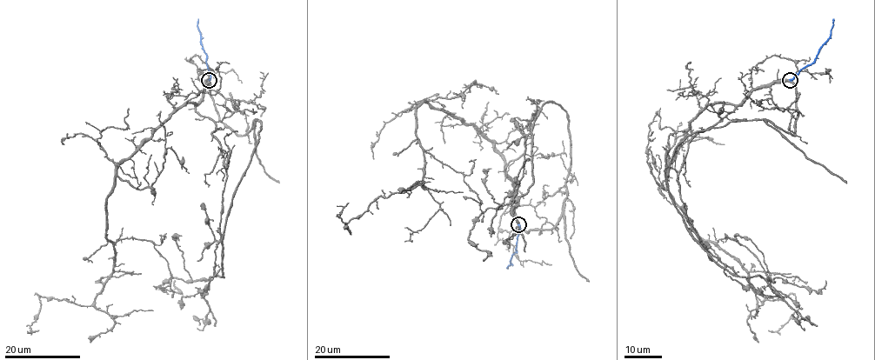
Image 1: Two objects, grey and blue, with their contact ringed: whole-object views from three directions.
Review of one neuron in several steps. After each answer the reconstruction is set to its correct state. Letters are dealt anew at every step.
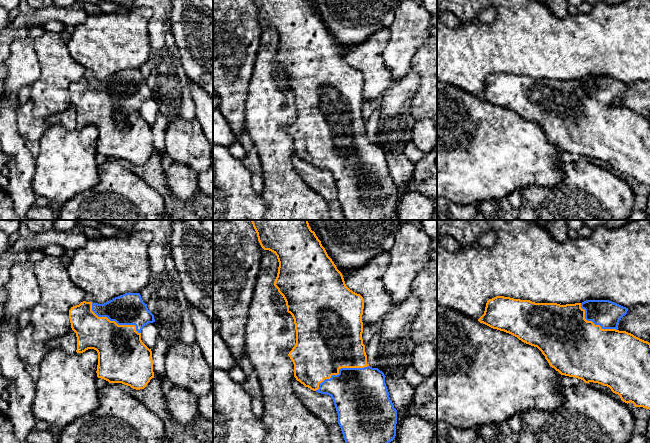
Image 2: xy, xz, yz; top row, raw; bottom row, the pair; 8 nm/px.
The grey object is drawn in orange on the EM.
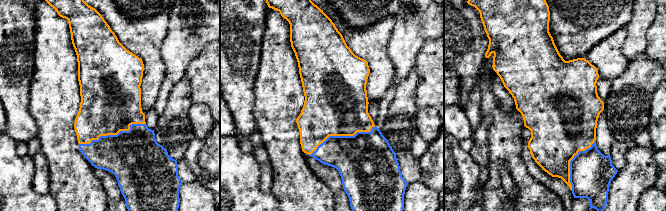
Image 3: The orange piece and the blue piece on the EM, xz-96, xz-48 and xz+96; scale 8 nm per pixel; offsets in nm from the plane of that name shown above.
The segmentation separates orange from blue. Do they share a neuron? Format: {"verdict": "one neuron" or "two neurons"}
{"verdict": "one neuron"}

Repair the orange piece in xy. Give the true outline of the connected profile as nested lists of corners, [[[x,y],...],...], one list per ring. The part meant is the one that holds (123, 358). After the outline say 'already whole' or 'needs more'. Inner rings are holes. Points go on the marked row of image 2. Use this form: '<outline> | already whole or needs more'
[[[125,293],[104,304],[83,301],[71,307],[69,319],[77,337],[76,352],[94,349],[98,353],[98,378],[140,390],[154,377],[152,351],[142,342],[141,330],[155,319],[140,293]]] | needs more

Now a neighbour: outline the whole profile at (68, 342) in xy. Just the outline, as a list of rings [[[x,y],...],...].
[[[71,329],[68,333],[58,338],[52,339],[45,344],[46,350],[61,349],[66,353],[74,353],[77,350],[76,333]]]

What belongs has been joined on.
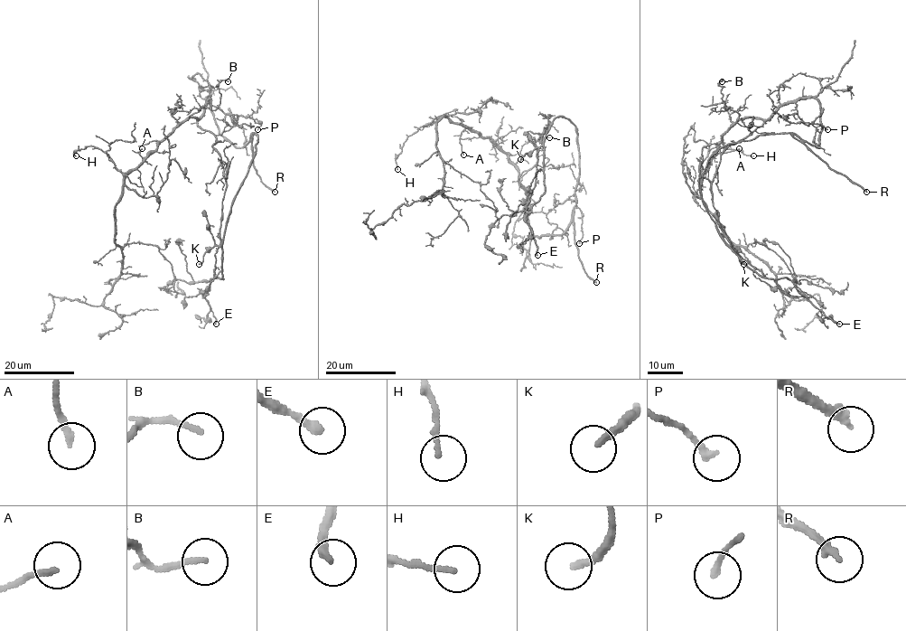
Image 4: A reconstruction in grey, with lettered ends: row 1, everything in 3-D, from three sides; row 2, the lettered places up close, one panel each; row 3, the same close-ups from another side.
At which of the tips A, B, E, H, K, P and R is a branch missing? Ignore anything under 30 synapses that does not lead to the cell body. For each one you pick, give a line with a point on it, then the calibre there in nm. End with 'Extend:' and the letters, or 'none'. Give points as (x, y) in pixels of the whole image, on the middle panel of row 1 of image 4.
E: at (537, 255); 280 nm thick
R: at (596, 282); 280 nm thick
Extend: E, R

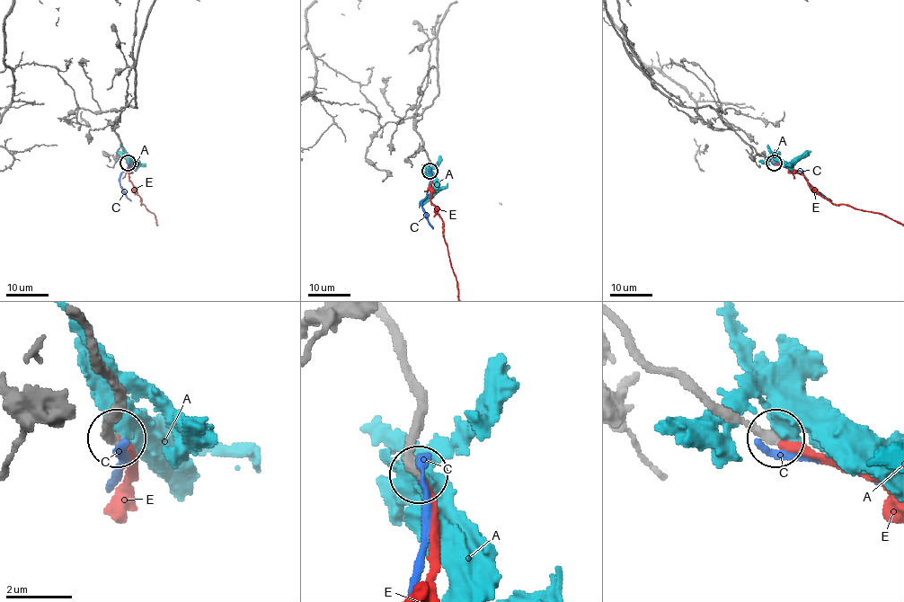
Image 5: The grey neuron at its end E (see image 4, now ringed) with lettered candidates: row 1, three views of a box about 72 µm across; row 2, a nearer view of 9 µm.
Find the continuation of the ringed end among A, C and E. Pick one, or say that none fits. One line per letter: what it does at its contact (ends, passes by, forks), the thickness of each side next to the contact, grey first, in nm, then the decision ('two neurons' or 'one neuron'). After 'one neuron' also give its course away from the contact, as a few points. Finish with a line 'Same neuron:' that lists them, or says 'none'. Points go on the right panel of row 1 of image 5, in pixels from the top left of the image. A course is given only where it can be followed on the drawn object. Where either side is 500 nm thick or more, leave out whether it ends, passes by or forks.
A: 280/650 nm | two neurons
C: it ends | 280/280 nm | two neurons
E: it ends | 280/220 nm | one neuron
Same neuron: E

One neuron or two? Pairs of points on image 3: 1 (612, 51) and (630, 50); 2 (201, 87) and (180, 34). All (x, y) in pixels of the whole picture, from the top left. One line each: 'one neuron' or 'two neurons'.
1: two neurons
2: two neurons

